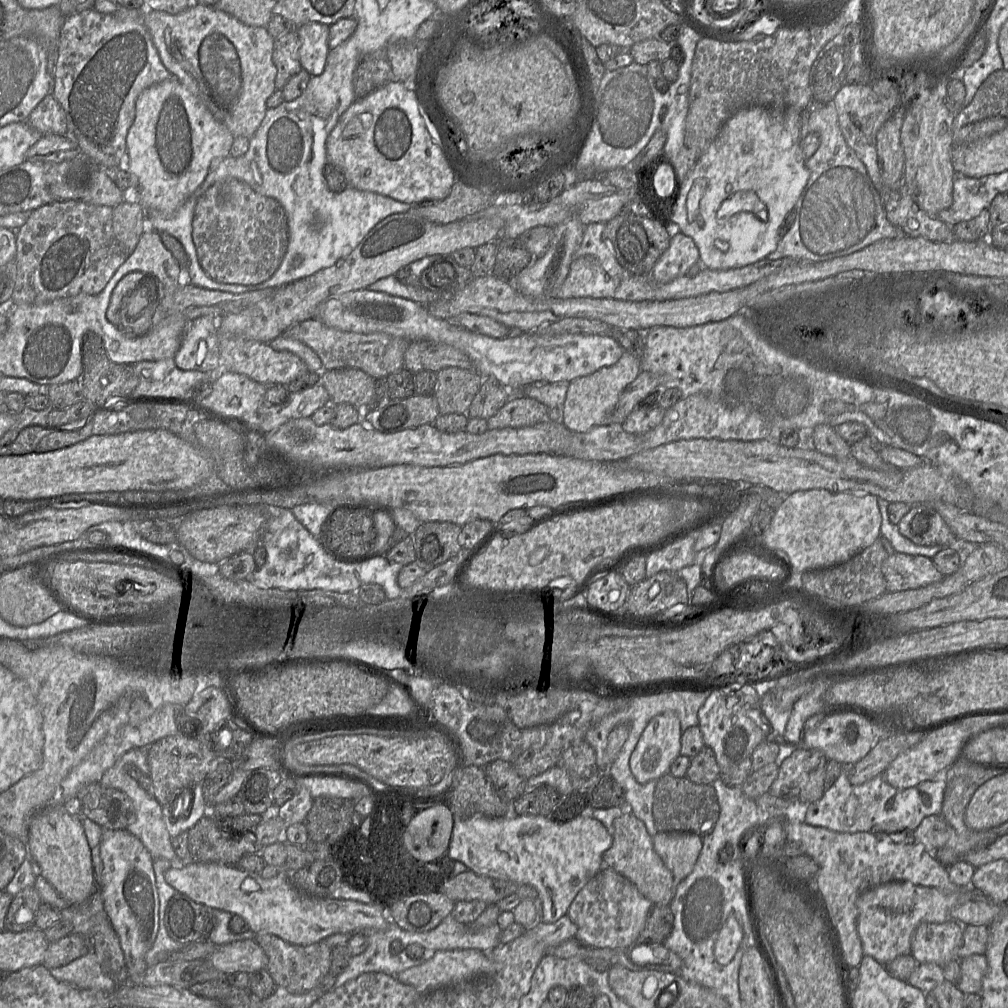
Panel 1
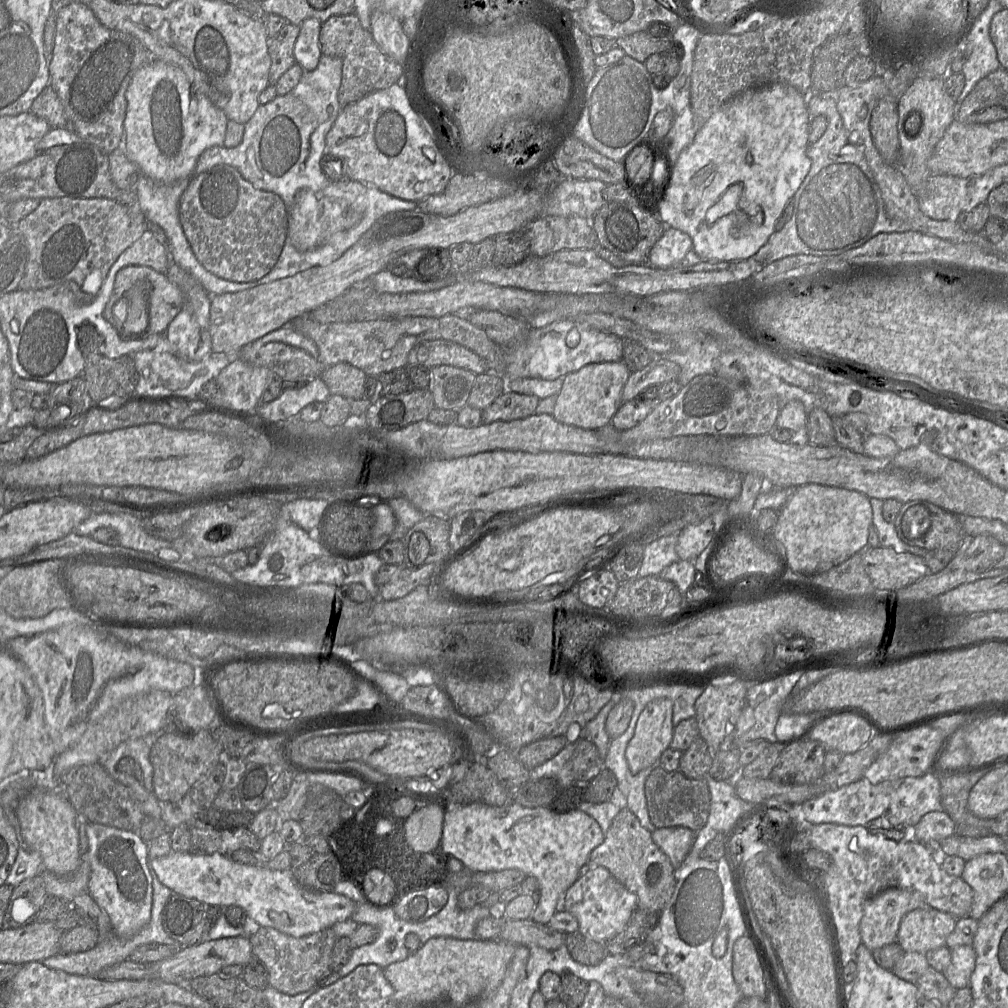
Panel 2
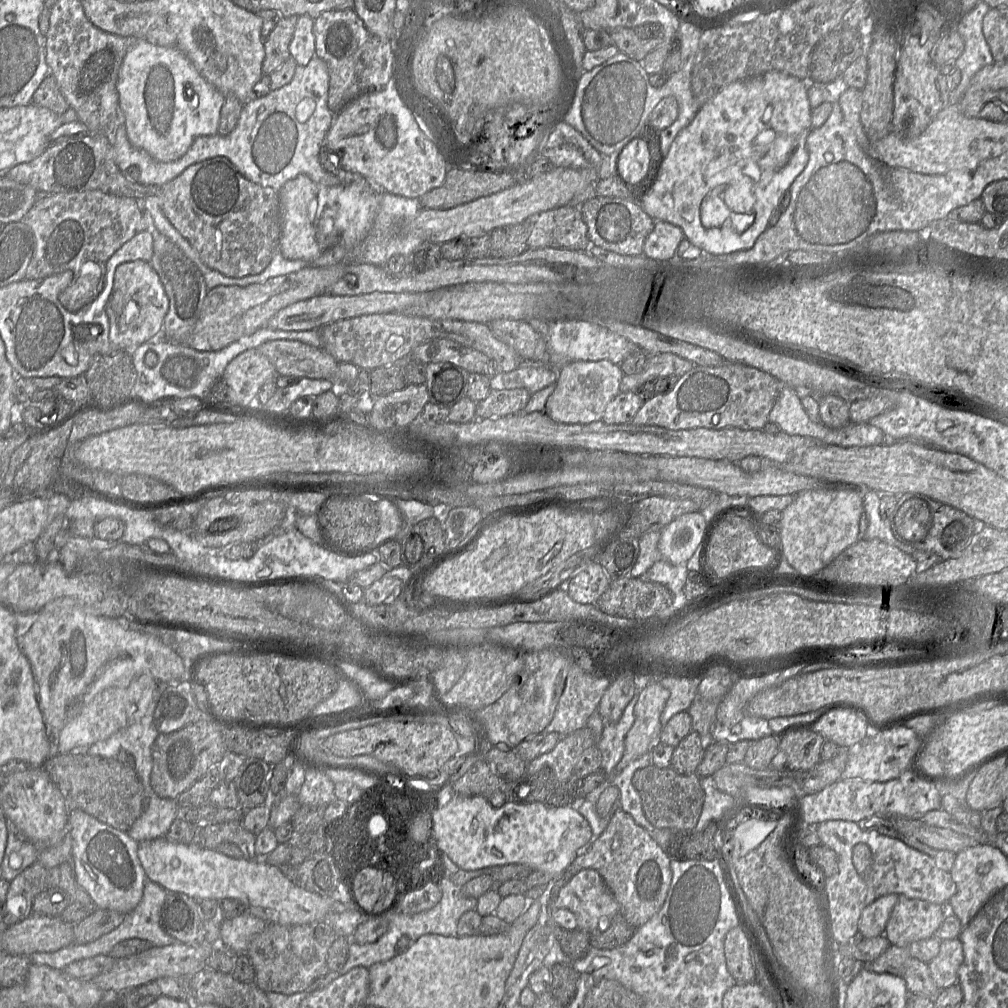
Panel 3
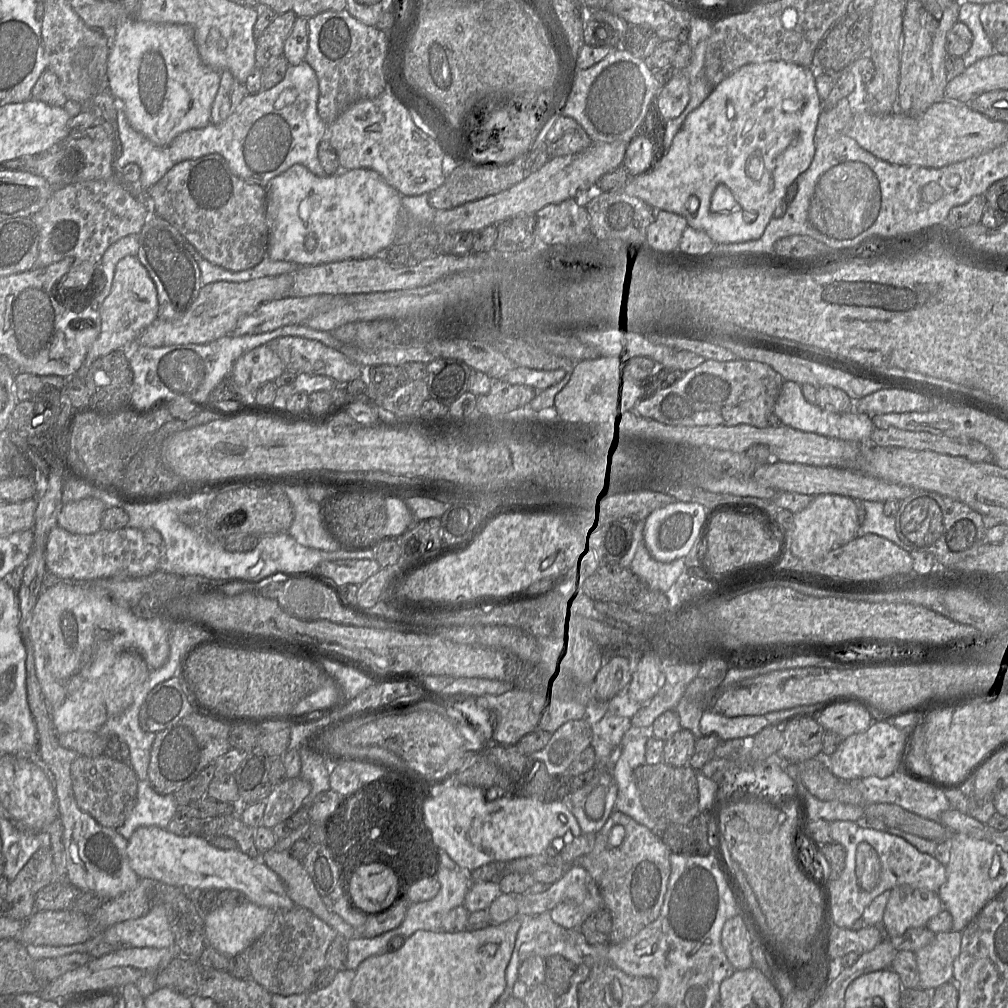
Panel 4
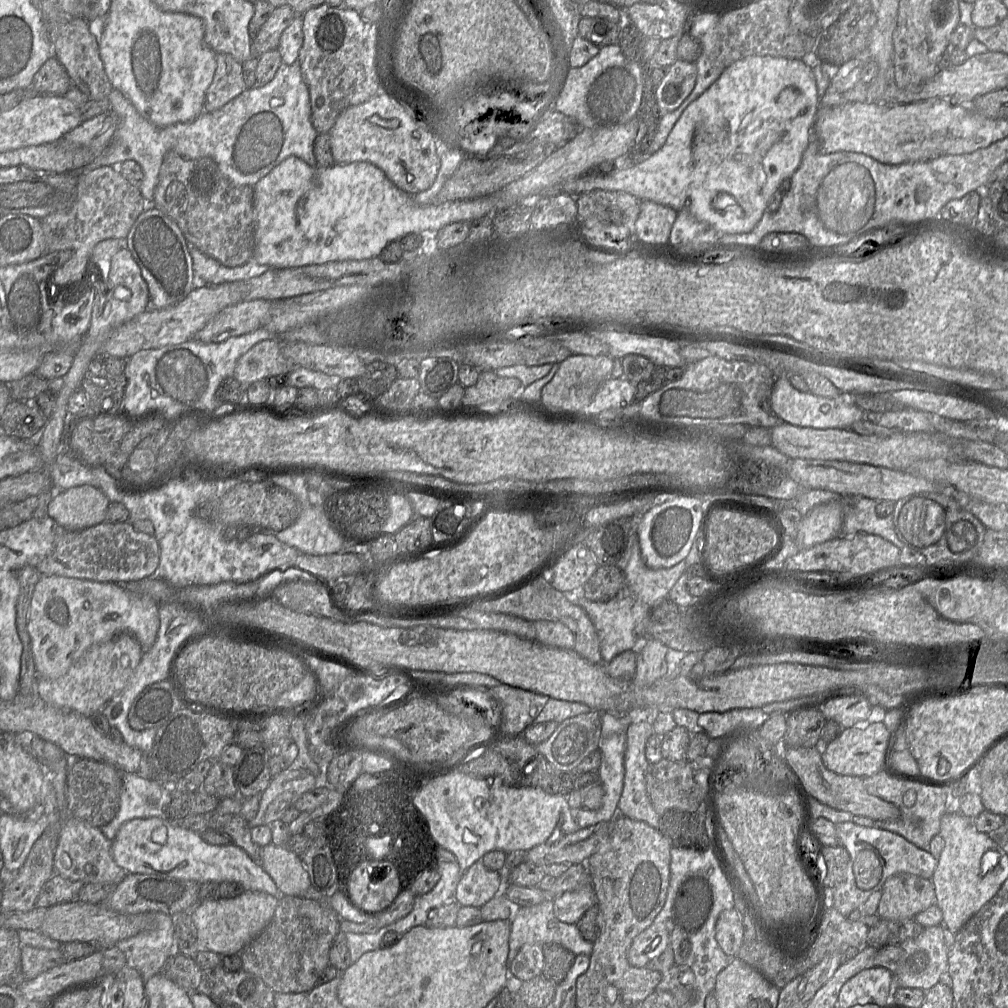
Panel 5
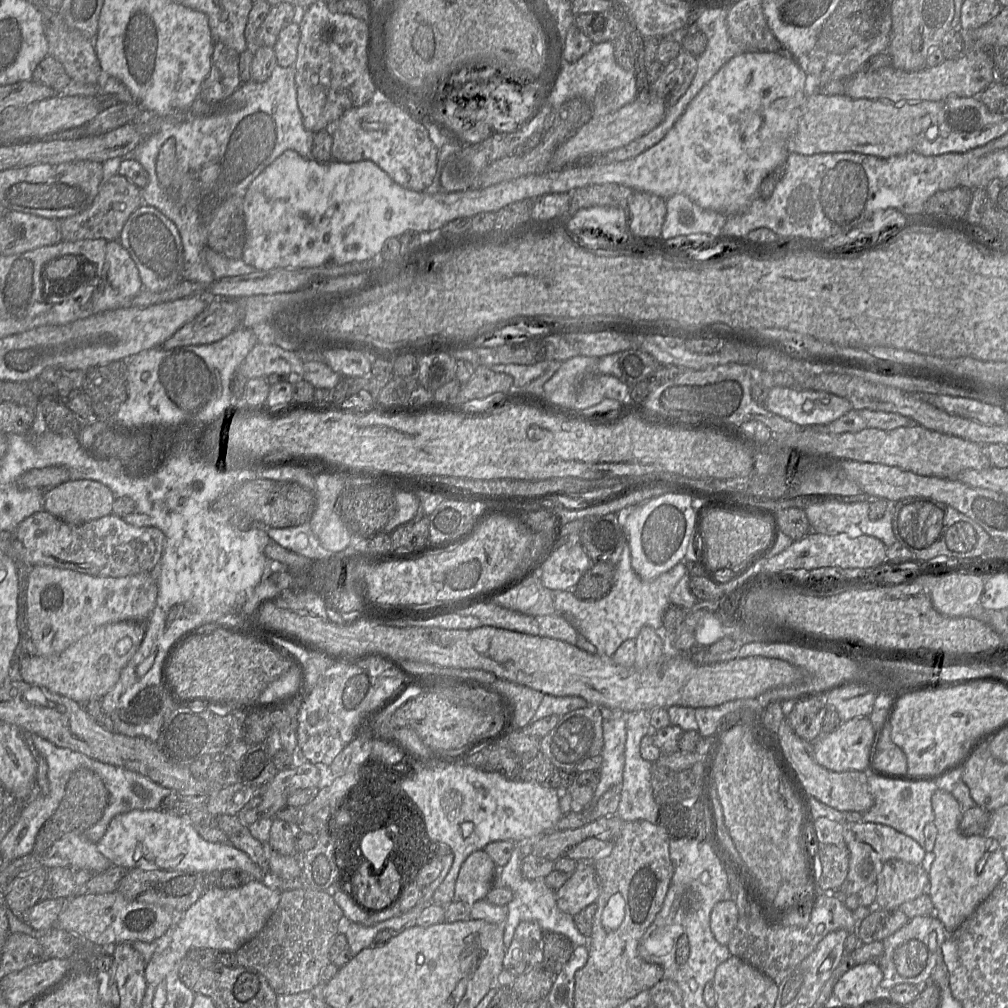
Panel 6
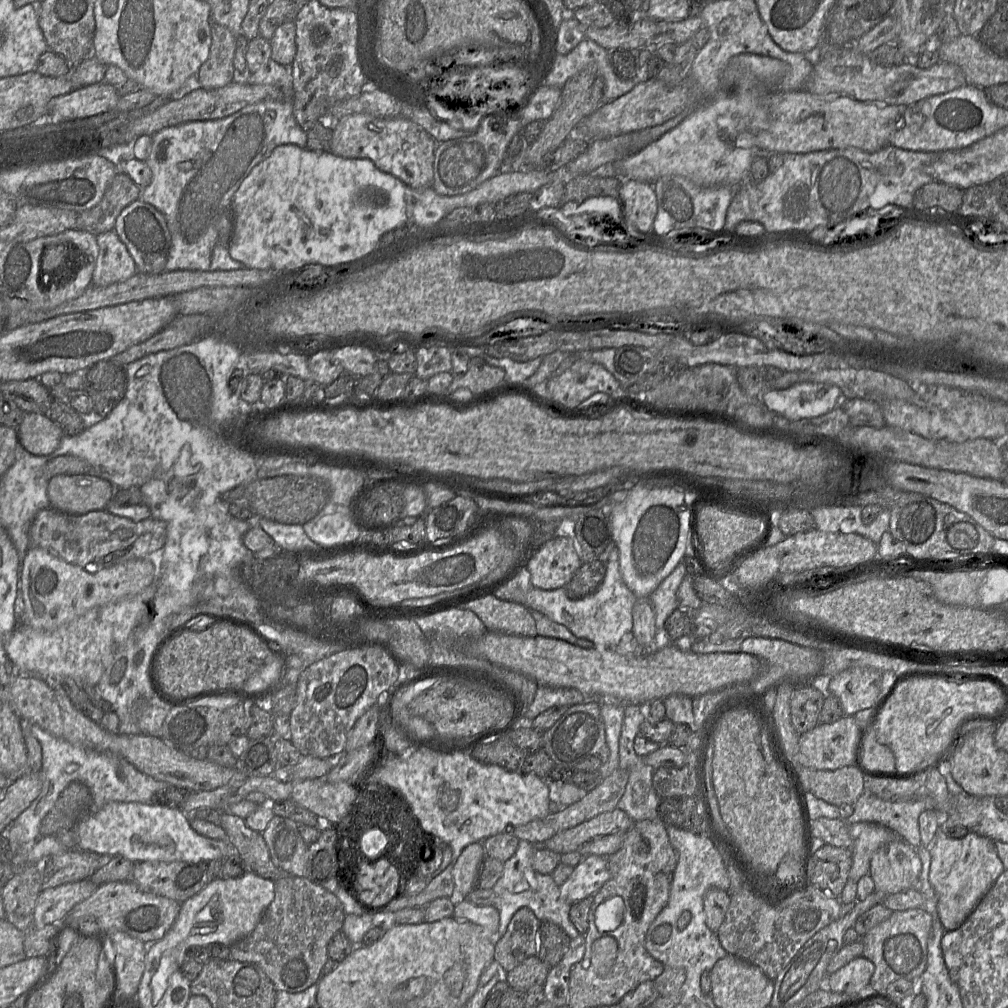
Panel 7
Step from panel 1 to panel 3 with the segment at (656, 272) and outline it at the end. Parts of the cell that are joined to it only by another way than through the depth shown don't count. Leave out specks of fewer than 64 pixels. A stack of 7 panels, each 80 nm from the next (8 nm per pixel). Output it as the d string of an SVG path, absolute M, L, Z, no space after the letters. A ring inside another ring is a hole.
M655 220L653 230L645 239L643 255L659 261L657 264L673 263L670 261L684 238L685 235L680 227L666 221Z

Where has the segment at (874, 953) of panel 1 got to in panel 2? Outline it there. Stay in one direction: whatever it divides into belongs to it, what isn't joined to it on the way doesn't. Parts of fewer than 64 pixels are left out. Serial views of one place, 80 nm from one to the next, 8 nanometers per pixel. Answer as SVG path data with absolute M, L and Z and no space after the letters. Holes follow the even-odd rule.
M887 888L864 905L860 921L862 942L870 951L895 943L904 915L927 906L925 897L918 891Z

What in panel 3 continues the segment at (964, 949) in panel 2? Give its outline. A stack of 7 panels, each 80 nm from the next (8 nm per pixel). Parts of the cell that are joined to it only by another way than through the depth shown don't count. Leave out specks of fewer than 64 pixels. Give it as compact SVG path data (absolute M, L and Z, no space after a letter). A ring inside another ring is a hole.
M960 938L943 940L938 955L928 963L931 976L940 989L958 983L958 970L964 961Z

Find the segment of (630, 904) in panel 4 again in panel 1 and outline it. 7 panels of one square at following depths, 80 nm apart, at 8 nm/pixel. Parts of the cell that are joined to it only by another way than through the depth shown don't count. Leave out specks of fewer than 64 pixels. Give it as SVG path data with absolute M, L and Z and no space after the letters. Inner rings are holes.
M622 809L622 812L613 822L613 843L602 856L603 867L612 868L631 881L654 906L669 905L677 886L673 874L655 852L652 837L644 823L630 811Z

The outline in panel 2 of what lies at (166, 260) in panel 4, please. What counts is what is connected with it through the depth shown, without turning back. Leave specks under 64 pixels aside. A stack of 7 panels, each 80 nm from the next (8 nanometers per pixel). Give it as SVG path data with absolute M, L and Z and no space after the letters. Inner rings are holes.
M170 254L165 275L171 283L178 287L184 299L181 310L171 321L165 332L166 339L170 345L170 352L184 361L198 362L212 353L211 336L209 332L212 296L190 273L175 263L171 259Z

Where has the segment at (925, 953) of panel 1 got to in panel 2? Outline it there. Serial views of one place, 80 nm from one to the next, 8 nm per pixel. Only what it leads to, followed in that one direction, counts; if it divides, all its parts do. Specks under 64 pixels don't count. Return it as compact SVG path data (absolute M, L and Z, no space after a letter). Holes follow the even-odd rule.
M930 906L917 908L902 918L896 942L905 952L925 954L946 945L956 920L952 915Z

